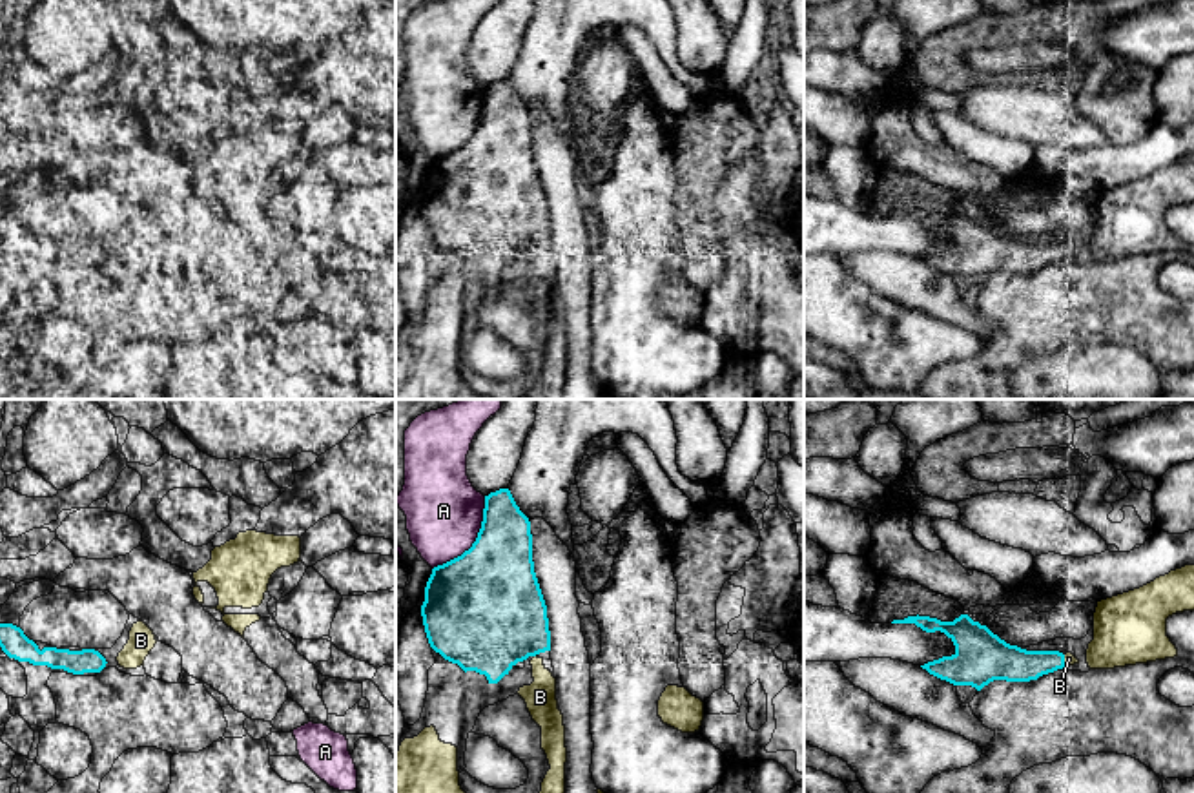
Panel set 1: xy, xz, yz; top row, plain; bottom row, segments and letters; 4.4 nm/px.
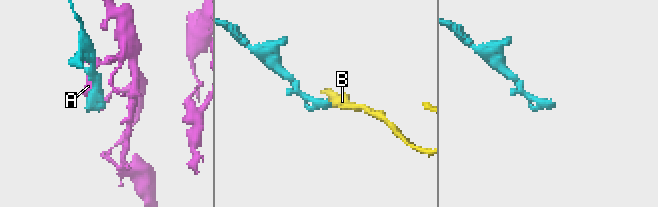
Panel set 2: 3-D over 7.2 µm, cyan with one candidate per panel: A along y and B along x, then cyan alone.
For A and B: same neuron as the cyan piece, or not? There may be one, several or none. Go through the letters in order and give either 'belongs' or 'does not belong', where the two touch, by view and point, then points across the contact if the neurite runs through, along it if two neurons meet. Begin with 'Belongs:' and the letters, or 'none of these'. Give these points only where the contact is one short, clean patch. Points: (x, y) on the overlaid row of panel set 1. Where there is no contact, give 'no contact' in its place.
Belongs: B
A: does not belong | xz (476, 540)
B: belongs | yz (1063, 660)

